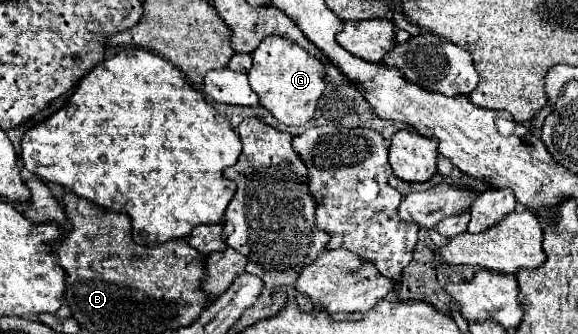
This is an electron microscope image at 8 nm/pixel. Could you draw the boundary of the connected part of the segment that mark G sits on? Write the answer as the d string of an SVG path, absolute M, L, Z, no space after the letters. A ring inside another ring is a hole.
M266 36L252 52L252 58L254 66L248 72L248 78L250 86L260 96L260 104L286 126L306 124L312 118L316 102L326 88L322 60L316 60L316 56L282 36Z

